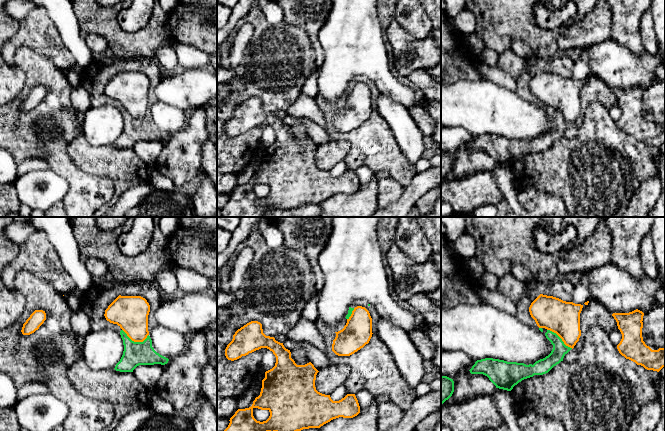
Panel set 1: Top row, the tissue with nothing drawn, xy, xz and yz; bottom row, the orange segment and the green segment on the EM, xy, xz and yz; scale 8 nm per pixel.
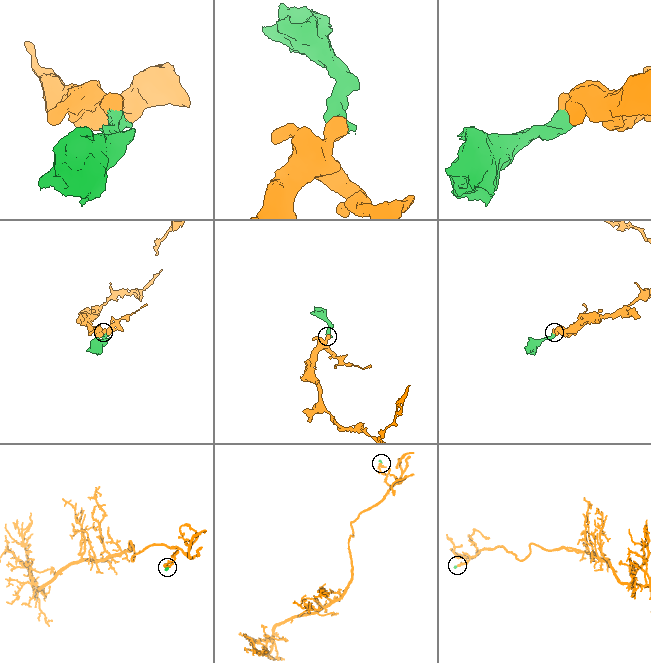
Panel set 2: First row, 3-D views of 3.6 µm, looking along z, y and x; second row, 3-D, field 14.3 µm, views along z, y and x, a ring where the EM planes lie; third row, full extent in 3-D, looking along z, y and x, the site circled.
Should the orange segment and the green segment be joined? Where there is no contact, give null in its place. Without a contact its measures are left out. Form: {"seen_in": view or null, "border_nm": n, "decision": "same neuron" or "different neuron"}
{"seen_in": "xy", "border_nm": 220, "decision": "different neuron"}

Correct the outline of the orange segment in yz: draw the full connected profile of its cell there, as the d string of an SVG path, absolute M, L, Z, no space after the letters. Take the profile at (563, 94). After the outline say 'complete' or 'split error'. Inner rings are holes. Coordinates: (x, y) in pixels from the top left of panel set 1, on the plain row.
M540 70L531 79L529 88L539 104L556 109L566 122L573 125L581 112L582 84L581 80Z; complete

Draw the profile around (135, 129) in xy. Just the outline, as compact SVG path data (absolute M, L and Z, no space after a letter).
M123 106L120 107L120 111L123 116L124 127L114 144L116 147L133 148L139 141L165 141L168 139L168 134L154 126L149 111L143 118L132 117Z

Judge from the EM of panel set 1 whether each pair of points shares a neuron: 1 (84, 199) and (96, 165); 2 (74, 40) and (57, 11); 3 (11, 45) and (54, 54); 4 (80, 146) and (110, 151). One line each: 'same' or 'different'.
1: different
2: same
3: same
4: same

